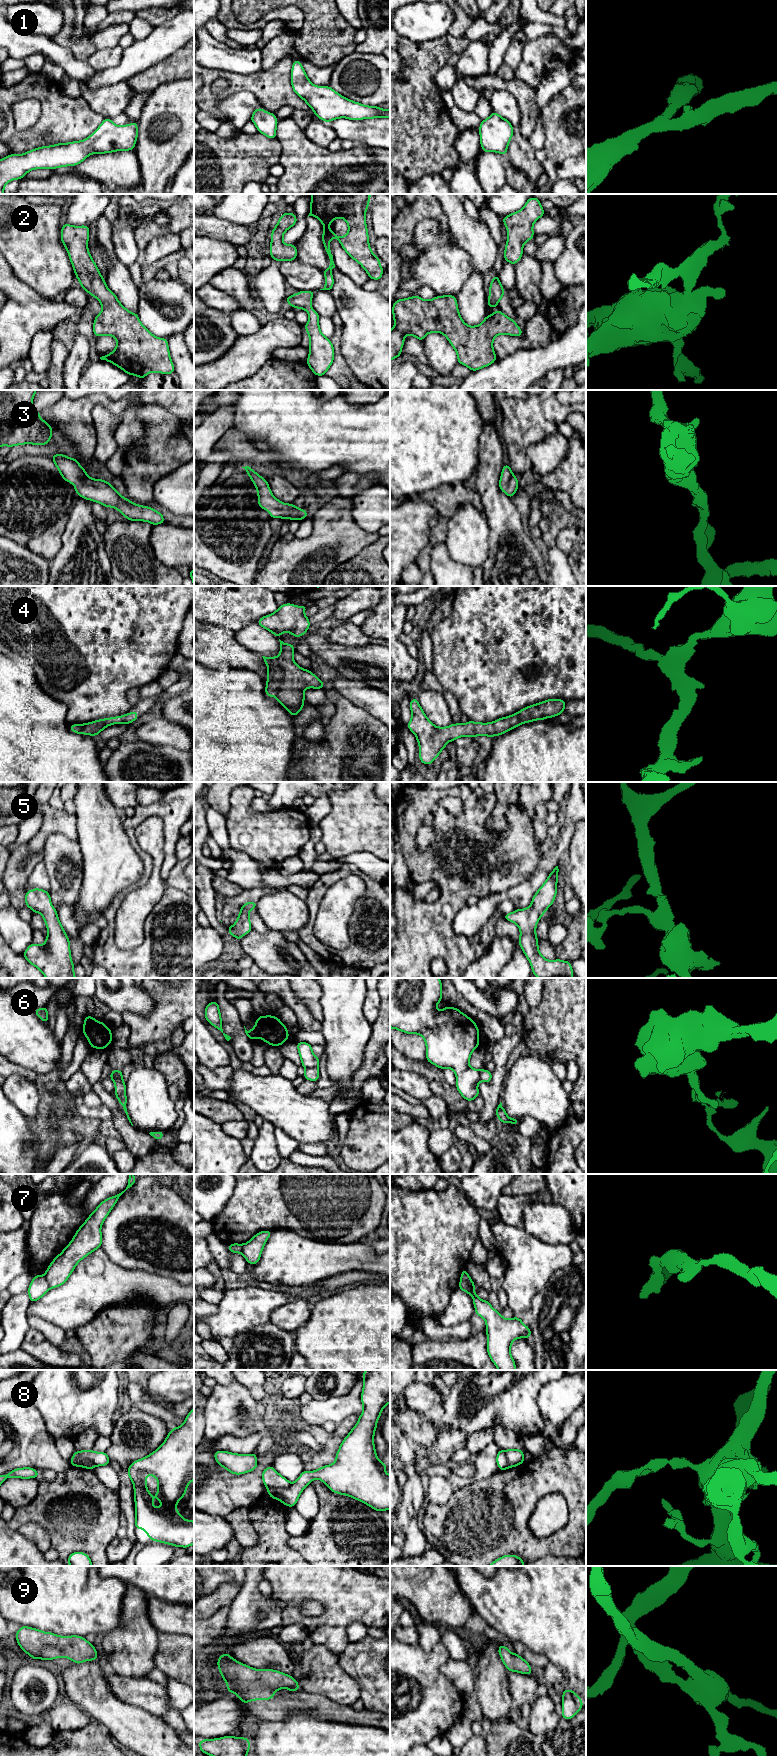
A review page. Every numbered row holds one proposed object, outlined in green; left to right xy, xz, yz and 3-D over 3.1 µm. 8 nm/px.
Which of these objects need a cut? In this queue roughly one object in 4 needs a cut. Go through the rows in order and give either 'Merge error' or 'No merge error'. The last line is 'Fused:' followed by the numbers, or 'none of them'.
1: No merge error
2: No merge error
3: No merge error
4: No merge error
5: No merge error
6: Merge error
7: Merge error
8: Merge error
9: No merge error
Fused: 6, 7, 8

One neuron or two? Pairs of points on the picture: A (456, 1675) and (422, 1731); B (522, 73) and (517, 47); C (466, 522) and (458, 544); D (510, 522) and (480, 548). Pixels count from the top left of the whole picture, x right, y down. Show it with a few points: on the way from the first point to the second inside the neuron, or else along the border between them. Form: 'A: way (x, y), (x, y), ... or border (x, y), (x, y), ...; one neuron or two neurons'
A: border (448, 1659), (441, 1665), (440, 1671), (463, 1699); two neurons
B: border (529, 40), (523, 49), (521, 62), (514, 70); two neurons
C: way (466, 527), (466, 536), (463, 539); one neuron
D: border (487, 518), (489, 526), (489, 553), (482, 564); two neurons

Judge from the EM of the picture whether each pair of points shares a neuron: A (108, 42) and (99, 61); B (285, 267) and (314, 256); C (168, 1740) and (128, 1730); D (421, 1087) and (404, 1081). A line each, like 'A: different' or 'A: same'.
A: different
B: different
C: same
D: same

